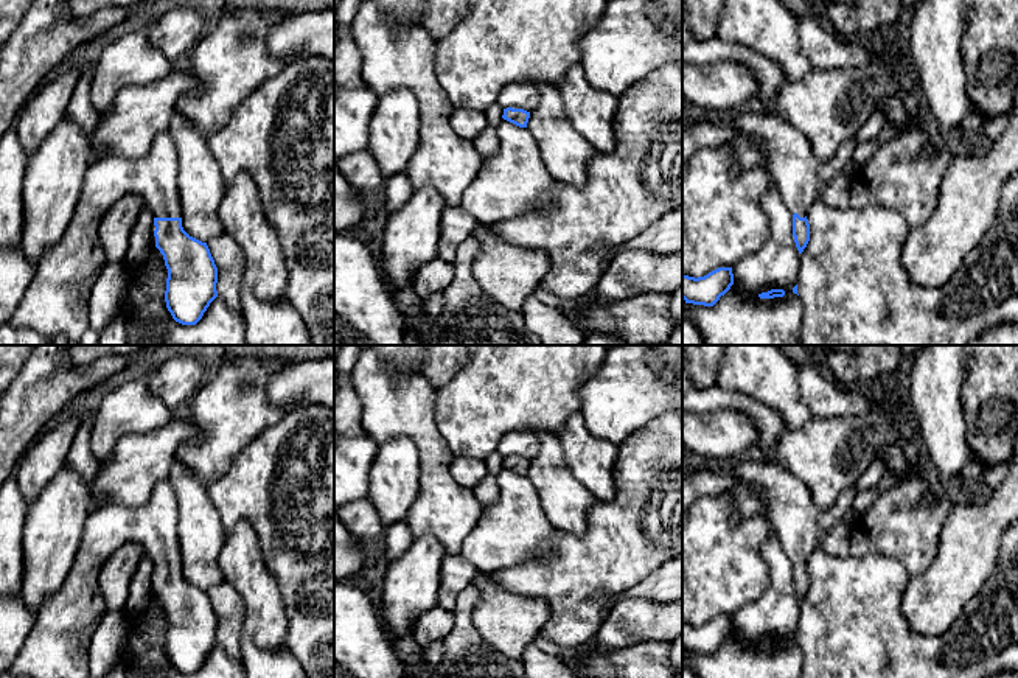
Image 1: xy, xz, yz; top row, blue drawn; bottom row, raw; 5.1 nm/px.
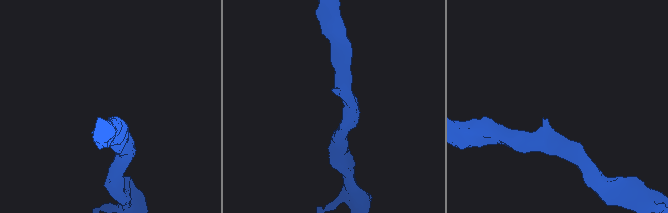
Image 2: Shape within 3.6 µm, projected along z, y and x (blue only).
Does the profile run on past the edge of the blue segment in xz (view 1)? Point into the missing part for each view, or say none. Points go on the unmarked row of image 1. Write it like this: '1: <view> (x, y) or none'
1: none

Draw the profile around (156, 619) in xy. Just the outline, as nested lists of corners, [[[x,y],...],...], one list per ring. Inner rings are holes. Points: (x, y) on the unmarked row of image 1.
[[[154,596],[151,606],[143,614],[143,620],[146,622],[152,642],[159,645],[162,652],[166,655],[165,639],[166,639],[168,617],[165,614],[163,603],[157,596]]]

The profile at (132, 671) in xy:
[[[124,655],[123,656],[123,661],[121,661],[126,667],[126,675],[127,678],[155,678],[152,675],[152,672],[141,672],[138,667],[137,667],[137,661],[129,656],[129,655]]]

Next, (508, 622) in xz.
[[[477,572],[472,585],[477,588],[472,624],[491,647],[521,659],[549,620],[549,602],[505,591],[483,572]]]

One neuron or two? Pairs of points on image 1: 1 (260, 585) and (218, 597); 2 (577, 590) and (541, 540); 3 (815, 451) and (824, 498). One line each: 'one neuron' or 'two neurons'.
1: two neurons
2: two neurons
3: one neuron

